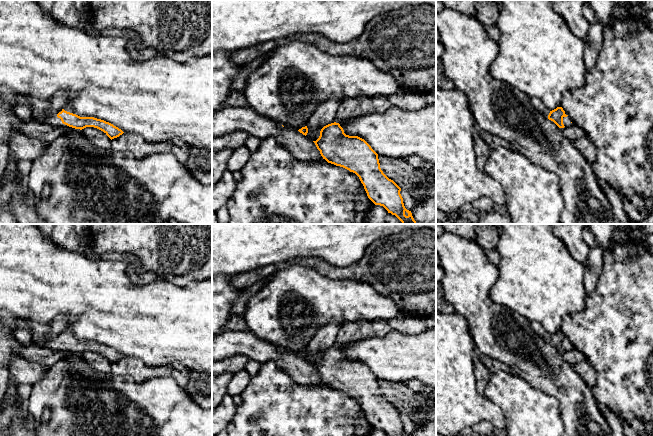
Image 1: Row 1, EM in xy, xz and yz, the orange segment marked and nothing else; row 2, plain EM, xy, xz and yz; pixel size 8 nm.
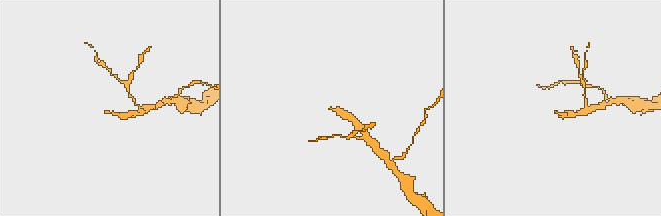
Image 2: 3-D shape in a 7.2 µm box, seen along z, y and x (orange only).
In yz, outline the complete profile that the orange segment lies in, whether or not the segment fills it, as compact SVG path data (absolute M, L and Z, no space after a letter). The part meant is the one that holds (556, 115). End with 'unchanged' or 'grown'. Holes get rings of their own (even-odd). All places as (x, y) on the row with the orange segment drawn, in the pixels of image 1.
M531 98L531 103L538 112L553 121L559 128L569 127L572 125L571 118L562 107L557 107L550 111L538 98Z | grown

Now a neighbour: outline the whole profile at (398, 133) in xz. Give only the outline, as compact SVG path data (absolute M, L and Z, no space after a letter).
M436 104L415 111L391 106L383 113L370 113L339 124L346 135L364 139L378 155L394 159L418 155L428 163L436 164Z

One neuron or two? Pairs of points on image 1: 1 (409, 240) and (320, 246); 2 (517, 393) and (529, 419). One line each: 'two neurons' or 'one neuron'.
1: two neurons
2: one neuron

